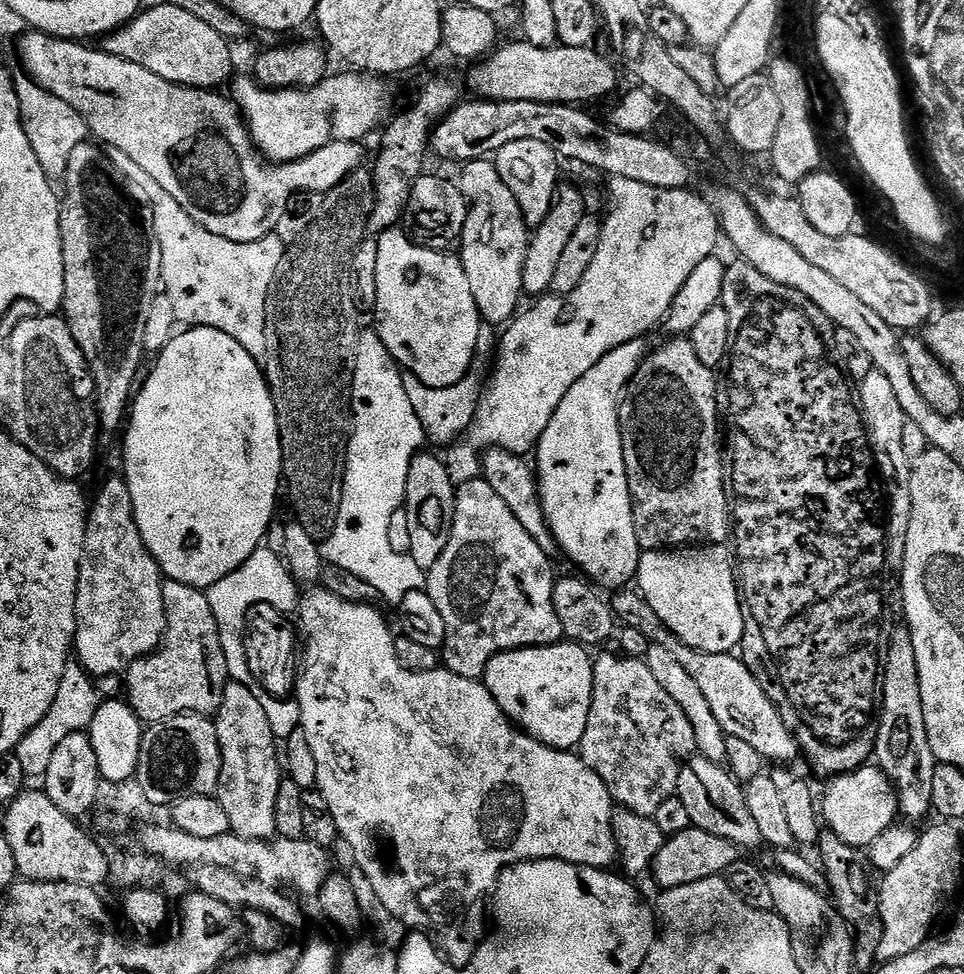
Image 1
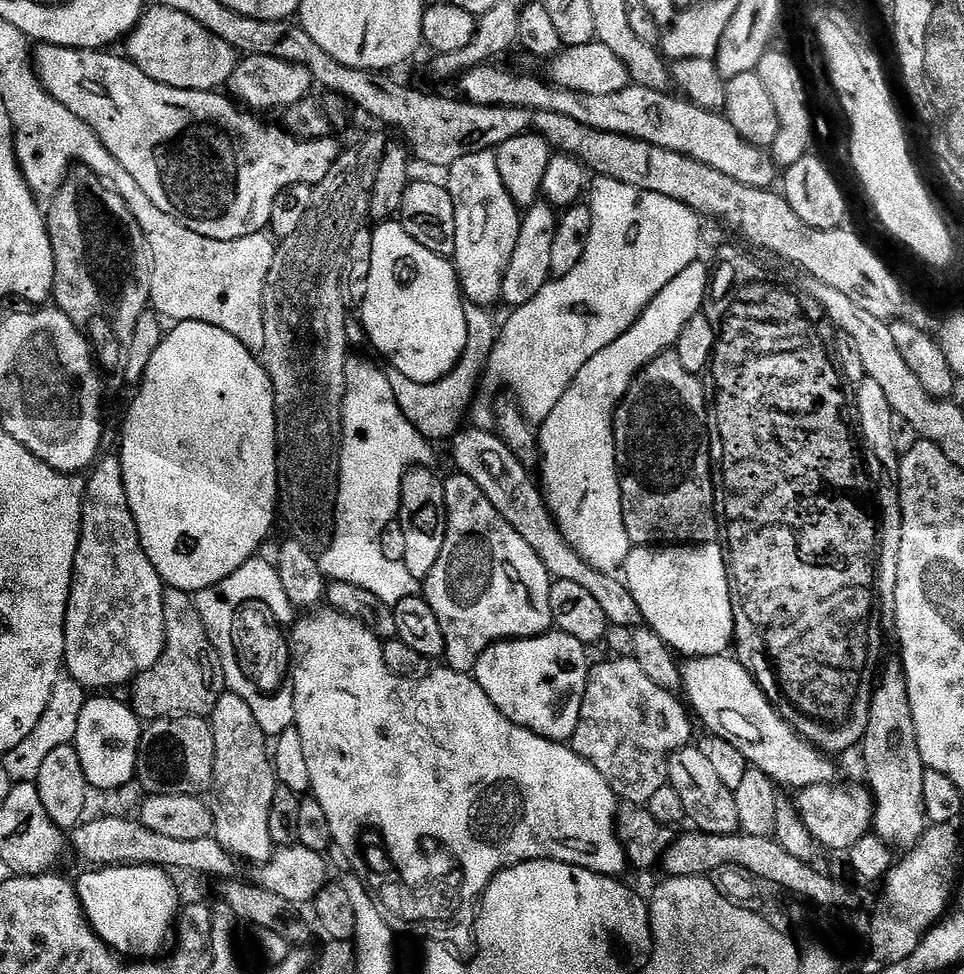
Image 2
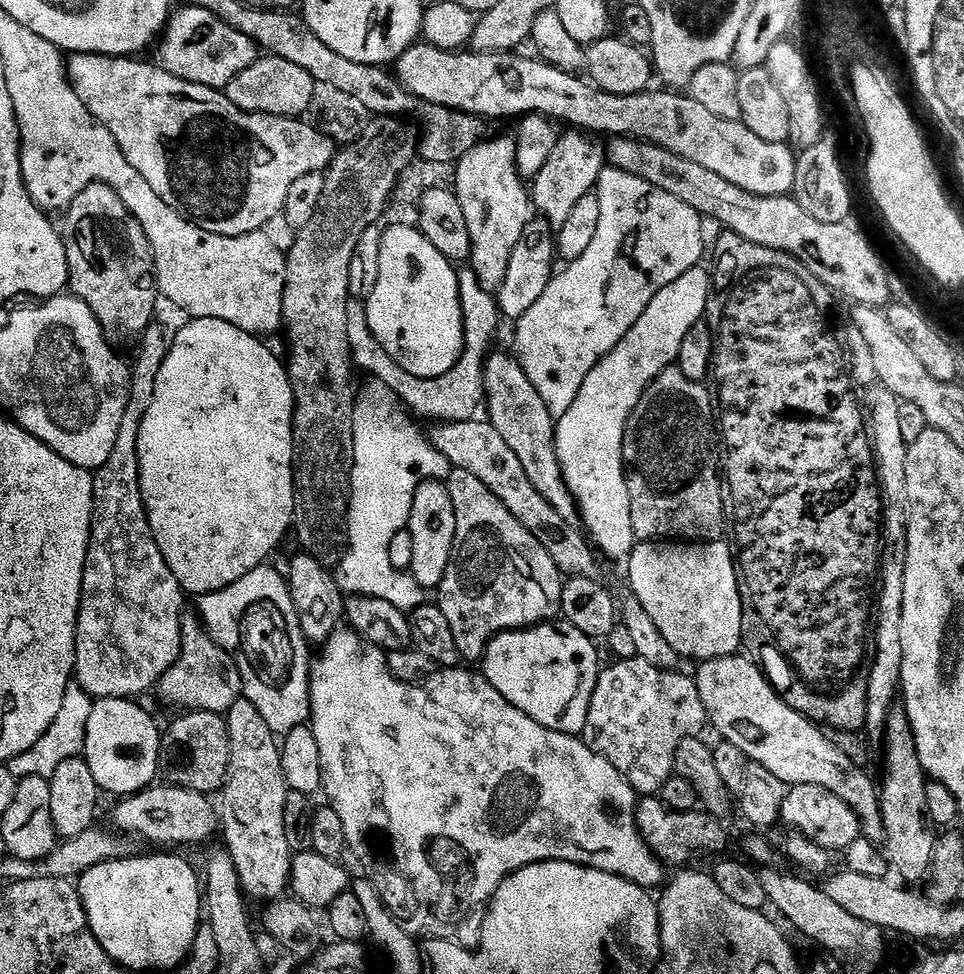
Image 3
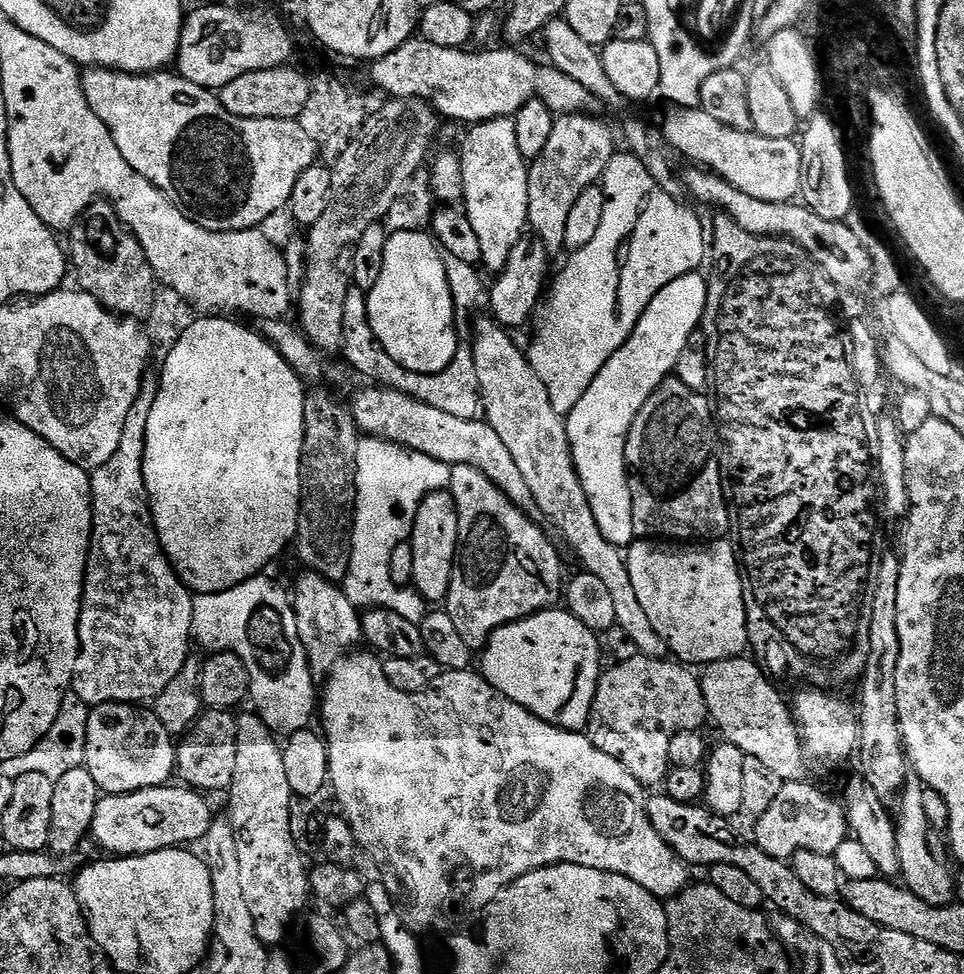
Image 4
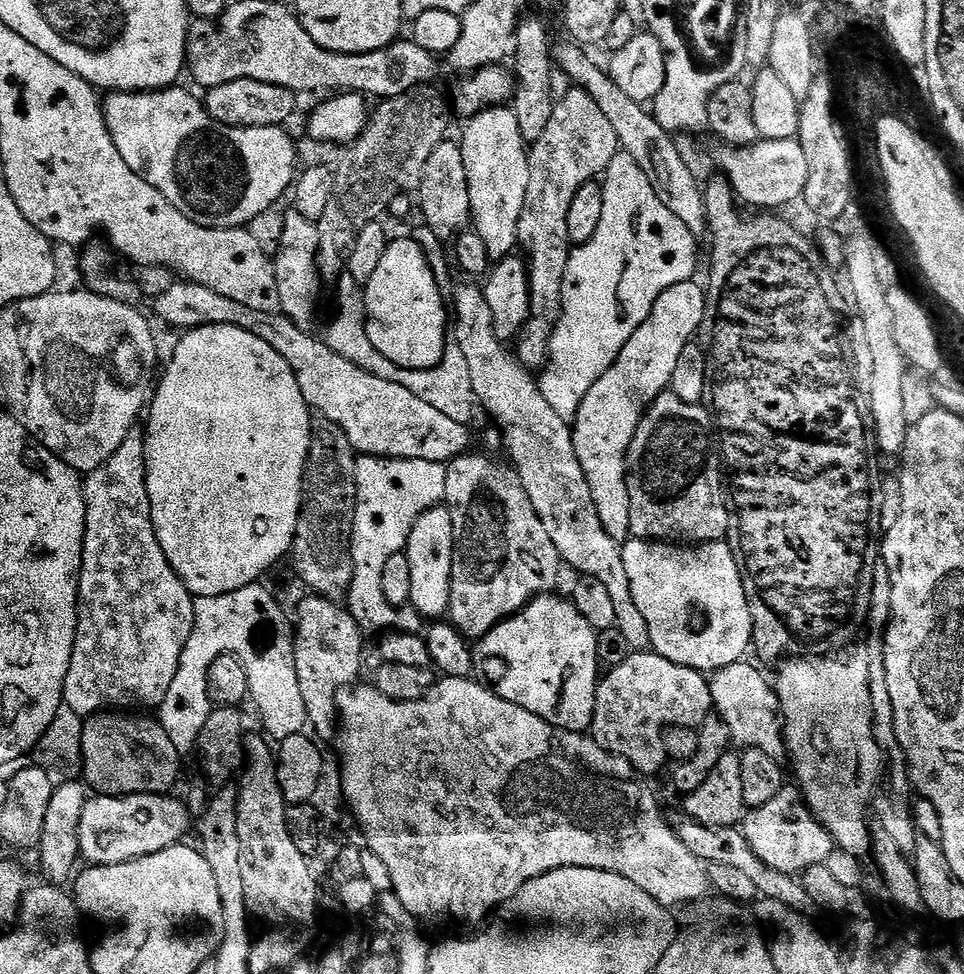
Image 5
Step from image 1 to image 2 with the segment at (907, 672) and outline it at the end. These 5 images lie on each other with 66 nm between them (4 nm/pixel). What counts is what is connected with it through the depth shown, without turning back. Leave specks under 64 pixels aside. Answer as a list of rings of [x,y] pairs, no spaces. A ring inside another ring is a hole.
[[[901,665],[883,669],[872,694],[872,713],[862,741],[867,785],[874,795],[874,832],[897,849],[911,850],[930,827],[926,810],[926,769],[918,750],[918,734]]]

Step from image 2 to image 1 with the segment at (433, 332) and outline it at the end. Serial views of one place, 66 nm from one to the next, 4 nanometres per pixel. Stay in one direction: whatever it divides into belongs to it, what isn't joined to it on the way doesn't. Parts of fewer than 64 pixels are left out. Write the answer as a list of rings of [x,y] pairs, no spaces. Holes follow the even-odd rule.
[[[399,227],[379,233],[378,246],[378,298],[374,319],[377,320],[380,340],[392,359],[405,373],[413,372],[419,383],[428,388],[449,388],[458,383],[470,370],[476,357],[482,317],[470,294],[470,282],[466,278],[464,263],[459,255],[429,248],[417,242],[411,235],[399,232]]]

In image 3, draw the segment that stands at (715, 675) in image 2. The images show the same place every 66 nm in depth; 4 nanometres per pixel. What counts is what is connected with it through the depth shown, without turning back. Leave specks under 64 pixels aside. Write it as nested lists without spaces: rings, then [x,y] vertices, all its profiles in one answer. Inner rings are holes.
[[[747,655],[720,656],[716,660],[706,660],[694,672],[698,686],[698,694],[702,698],[702,706],[708,715],[707,723],[721,732],[723,739],[729,744],[738,746],[742,754],[751,763],[766,766],[774,778],[783,784],[805,784],[806,786],[822,786],[840,798],[860,820],[861,835],[874,845],[883,845],[885,840],[885,823],[882,821],[881,806],[877,781],[872,781],[838,745],[823,736],[821,729],[813,721],[800,712],[795,712],[779,694],[772,689],[772,683],[764,677],[759,664]]]

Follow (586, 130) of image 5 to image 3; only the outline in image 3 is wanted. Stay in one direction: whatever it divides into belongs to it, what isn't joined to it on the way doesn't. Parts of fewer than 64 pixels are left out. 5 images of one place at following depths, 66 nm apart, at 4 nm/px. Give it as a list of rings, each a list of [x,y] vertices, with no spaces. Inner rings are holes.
[[[568,130],[561,135],[554,146],[554,154],[542,166],[542,170],[530,184],[530,199],[535,211],[548,220],[563,222],[570,218],[574,206],[582,202],[595,189],[602,170],[606,167],[606,152],[595,144],[591,135],[580,130]]]

